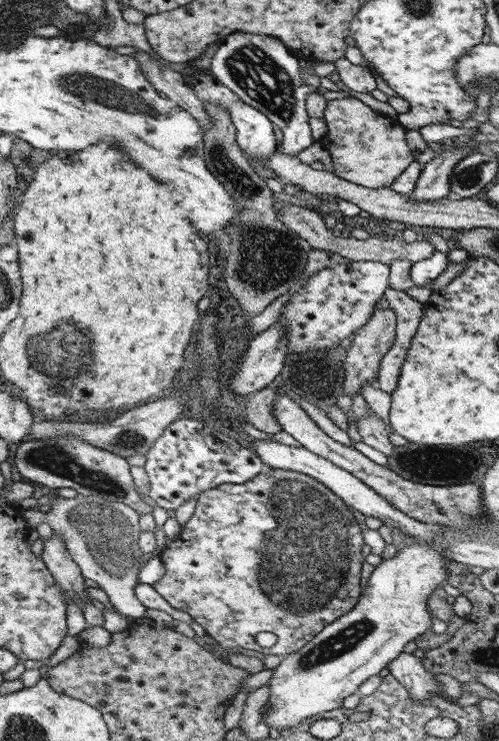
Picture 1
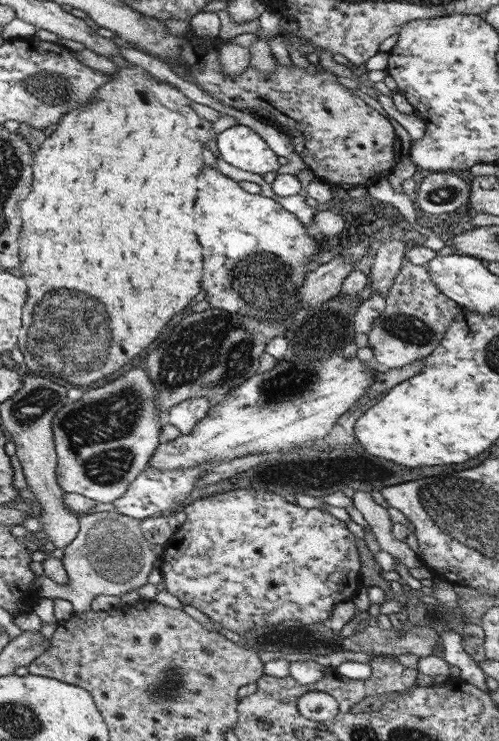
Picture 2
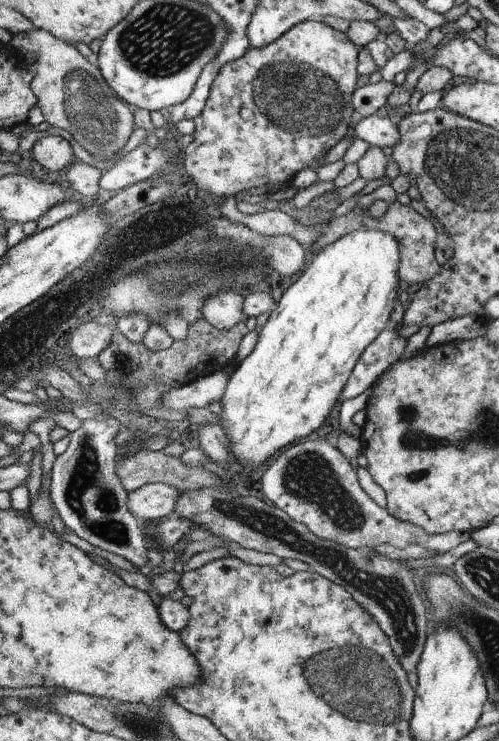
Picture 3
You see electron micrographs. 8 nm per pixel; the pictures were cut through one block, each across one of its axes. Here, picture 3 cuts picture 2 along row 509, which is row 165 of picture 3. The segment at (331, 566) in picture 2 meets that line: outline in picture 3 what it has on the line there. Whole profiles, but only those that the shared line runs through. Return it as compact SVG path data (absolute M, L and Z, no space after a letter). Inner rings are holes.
M303 21L295 24L281 34L279 38L259 46L259 48L249 47L239 58L223 64L219 68L219 72L215 74L213 82L209 88L208 97L206 98L203 110L192 119L194 130L190 134L192 140L183 151L183 167L186 170L189 183L195 184L199 190L206 190L215 196L235 196L242 190L251 188L259 188L267 186L276 190L277 187L281 190L283 186L289 184L292 178L301 174L303 168L308 167L310 170L325 165L324 160L321 160L325 153L335 146L339 140L346 138L349 134L349 120L353 112L351 106L351 94L355 90L355 80L357 80L356 64L359 47L355 46L348 38L346 32L333 30L331 26L323 24L322 21Z

